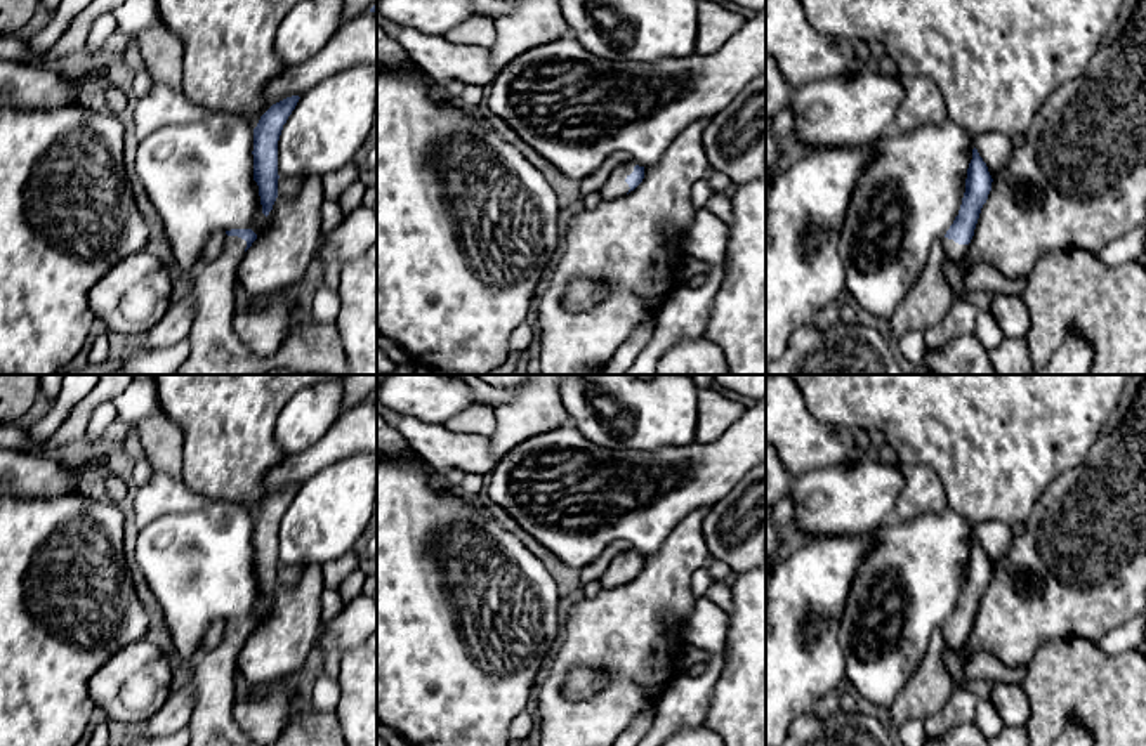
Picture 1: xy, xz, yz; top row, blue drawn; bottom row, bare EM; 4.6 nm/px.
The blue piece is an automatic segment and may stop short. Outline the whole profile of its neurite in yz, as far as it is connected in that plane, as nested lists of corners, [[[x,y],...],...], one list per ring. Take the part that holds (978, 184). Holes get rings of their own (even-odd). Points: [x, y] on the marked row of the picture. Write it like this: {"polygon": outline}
{"polygon": [[[972,149],[972,160],[967,168],[965,193],[958,215],[946,231],[945,238],[958,245],[969,245],[981,213],[983,205],[991,191],[991,175],[978,149]]]}

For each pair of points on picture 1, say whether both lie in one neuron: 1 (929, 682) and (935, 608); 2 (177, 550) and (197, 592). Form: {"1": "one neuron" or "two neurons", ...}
{"1": "two neurons", "2": "one neuron"}

